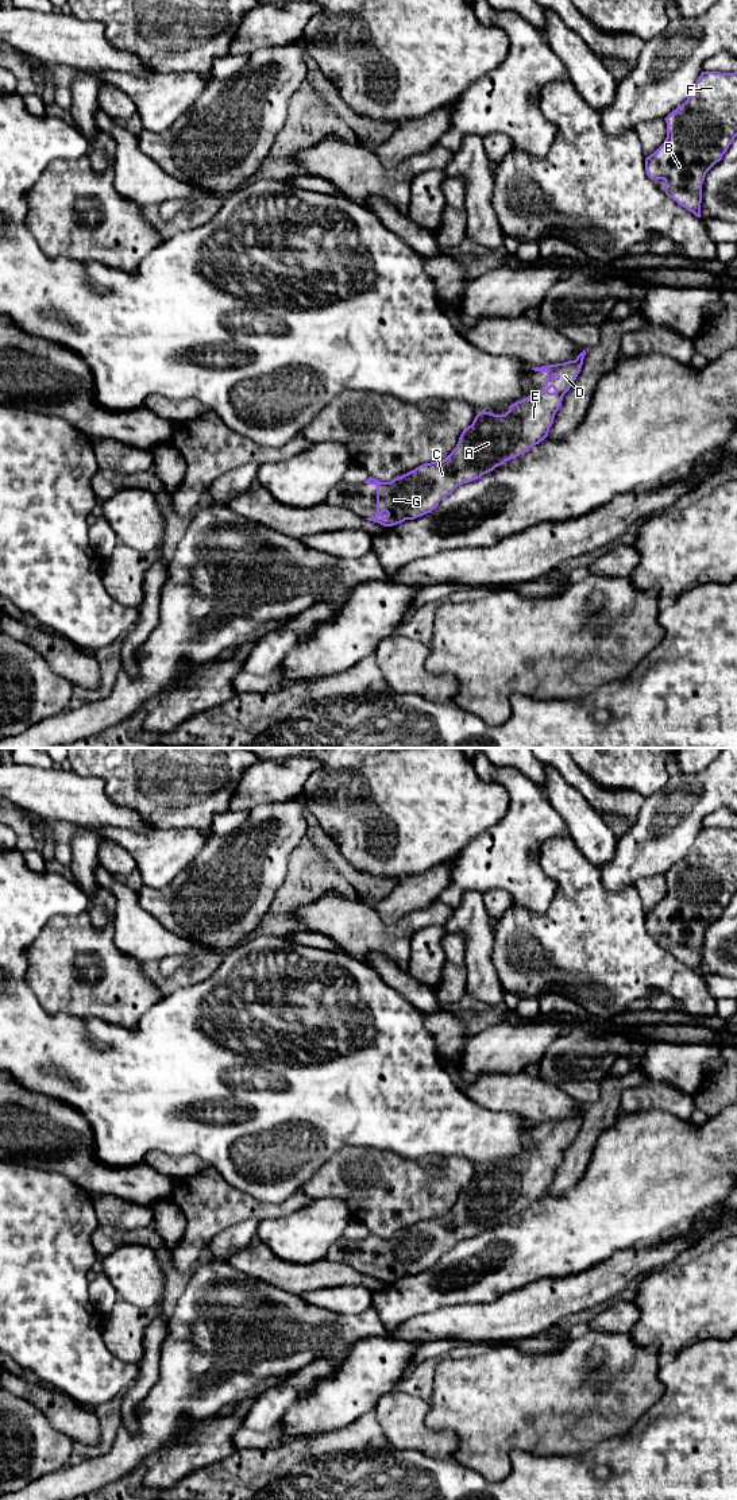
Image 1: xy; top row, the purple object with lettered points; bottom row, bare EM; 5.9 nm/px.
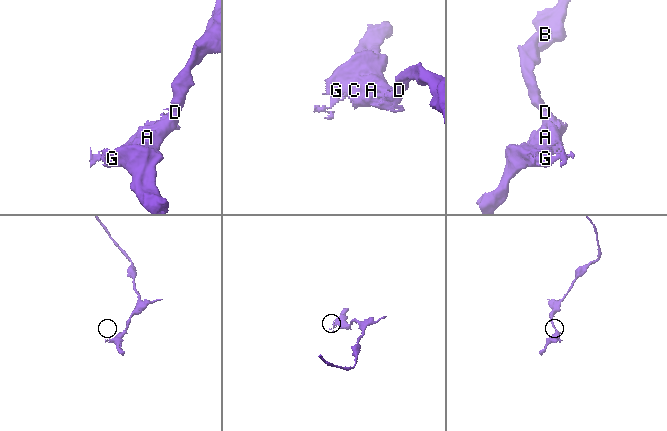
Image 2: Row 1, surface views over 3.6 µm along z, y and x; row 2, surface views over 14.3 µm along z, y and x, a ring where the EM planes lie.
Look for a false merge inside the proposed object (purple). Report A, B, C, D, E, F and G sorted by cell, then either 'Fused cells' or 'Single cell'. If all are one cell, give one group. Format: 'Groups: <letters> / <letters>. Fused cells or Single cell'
Groups: A B C D E F G. Single cell

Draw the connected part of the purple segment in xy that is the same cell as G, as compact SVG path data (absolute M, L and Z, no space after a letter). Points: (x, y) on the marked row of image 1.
M583 350L575 360L533 367L547 373L543 390L512 404L505 414L478 412L445 459L421 464L390 482L370 477L364 483L377 486L377 516L366 520L393 527L431 513L458 486L543 441L564 394L580 373L584 355Z

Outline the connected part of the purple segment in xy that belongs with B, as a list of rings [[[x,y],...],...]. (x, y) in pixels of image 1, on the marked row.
[[[702,72],[687,100],[664,119],[667,138],[664,143],[645,158],[647,176],[665,181],[665,194],[679,205],[701,217],[702,184],[706,173],[722,159],[729,146],[737,136],[737,72]]]

